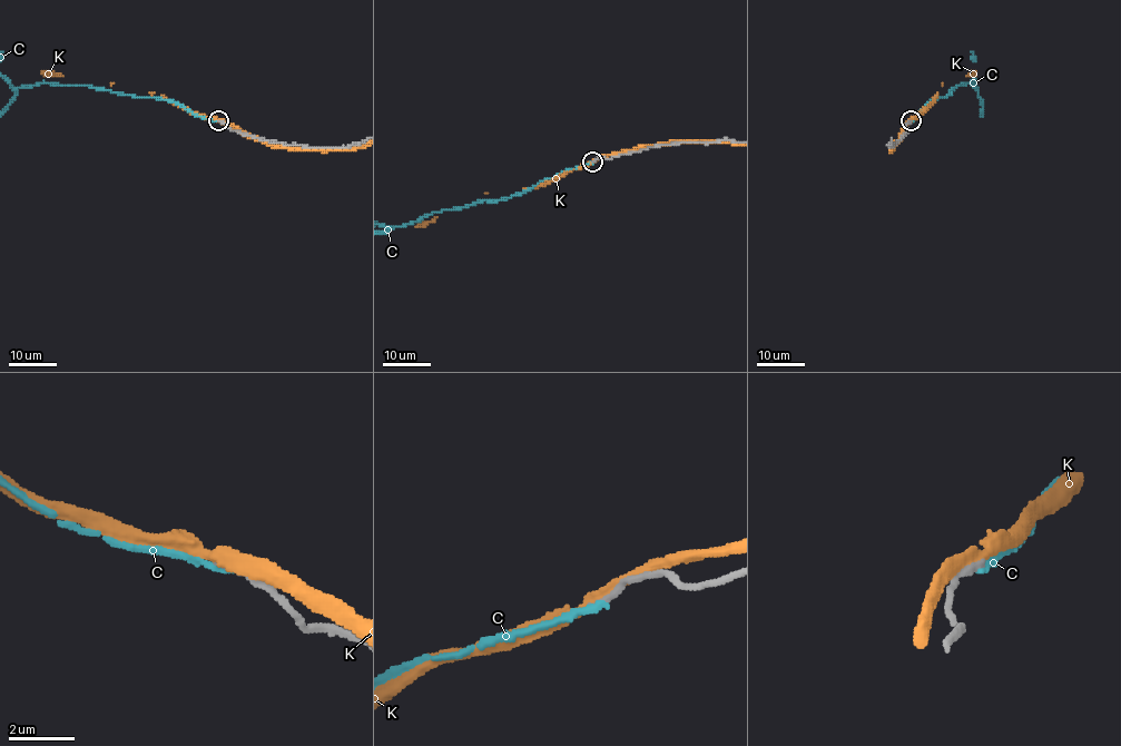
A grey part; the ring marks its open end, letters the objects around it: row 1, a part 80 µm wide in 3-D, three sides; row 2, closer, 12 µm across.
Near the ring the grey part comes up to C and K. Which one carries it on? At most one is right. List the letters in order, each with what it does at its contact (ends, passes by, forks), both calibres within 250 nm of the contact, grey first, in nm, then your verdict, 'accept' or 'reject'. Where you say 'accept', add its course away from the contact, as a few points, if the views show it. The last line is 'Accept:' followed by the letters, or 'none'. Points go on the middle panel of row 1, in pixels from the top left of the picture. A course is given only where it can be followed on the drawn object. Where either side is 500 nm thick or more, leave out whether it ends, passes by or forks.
C: it ends | 240/190 nm | reject
K: it passes by | 280/400 nm | reject
Accept: none

